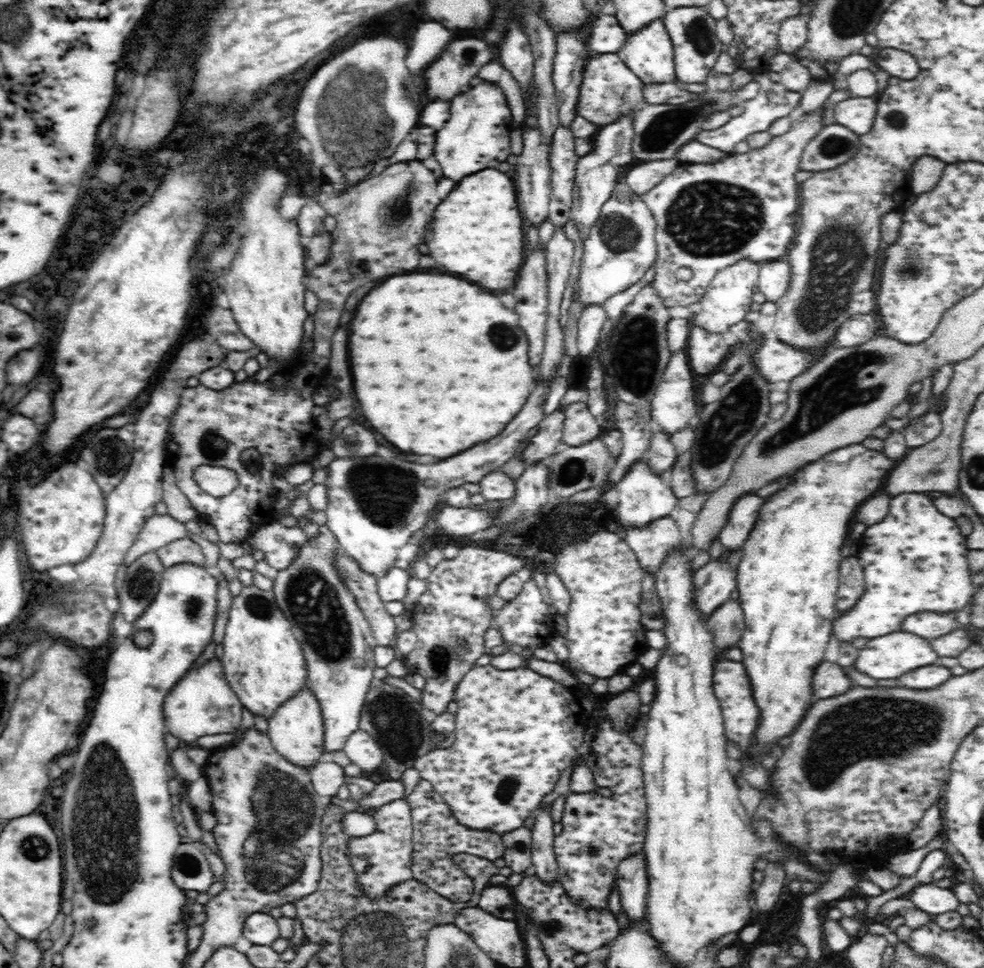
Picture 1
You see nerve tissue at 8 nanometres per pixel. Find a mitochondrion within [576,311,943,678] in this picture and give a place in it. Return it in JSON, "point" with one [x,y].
{"point":[837,390]}

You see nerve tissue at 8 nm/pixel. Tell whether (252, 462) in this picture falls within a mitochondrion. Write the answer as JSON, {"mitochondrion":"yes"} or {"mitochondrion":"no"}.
{"mitochondrion":"yes"}

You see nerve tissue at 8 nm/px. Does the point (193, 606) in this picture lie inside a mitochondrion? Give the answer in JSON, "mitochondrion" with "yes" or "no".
{"mitochondrion":"yes"}

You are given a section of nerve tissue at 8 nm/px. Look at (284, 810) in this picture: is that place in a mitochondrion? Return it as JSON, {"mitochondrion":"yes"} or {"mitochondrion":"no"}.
{"mitochondrion":"yes"}

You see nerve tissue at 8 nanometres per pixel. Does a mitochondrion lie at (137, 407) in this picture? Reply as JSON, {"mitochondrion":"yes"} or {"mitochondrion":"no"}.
{"mitochondrion":"no"}

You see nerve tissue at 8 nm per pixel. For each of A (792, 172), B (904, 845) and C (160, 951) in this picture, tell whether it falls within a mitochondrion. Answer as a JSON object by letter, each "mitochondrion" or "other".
{"A":"other","B":"other","C":"other"}

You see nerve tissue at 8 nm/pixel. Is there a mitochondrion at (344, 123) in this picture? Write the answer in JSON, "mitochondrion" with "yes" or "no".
{"mitochondrion":"yes"}

